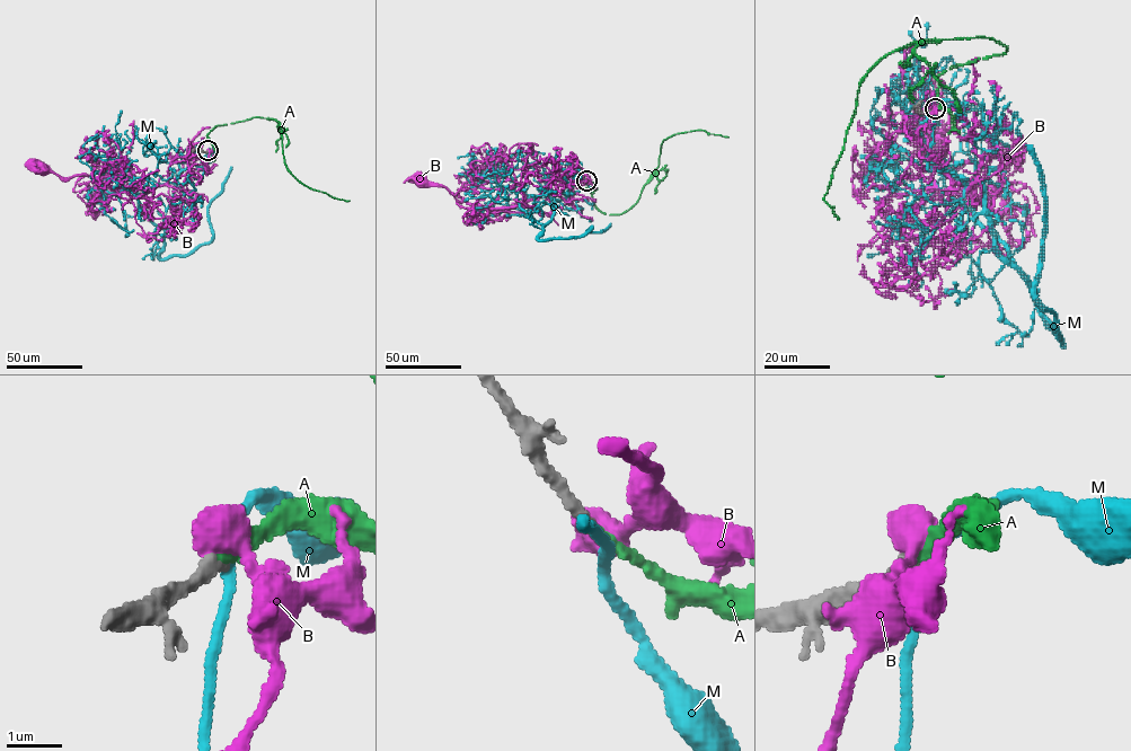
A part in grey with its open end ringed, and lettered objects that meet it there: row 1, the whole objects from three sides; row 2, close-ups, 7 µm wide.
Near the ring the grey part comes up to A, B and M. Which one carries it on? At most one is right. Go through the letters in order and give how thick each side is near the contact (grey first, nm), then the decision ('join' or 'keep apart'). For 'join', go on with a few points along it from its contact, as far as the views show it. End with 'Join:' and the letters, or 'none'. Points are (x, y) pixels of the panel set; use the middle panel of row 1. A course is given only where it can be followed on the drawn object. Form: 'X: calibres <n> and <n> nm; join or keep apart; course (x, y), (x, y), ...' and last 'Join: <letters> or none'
A: calibres 240 and 200 nm; join; course (586, 180), (594, 184), (585, 183), (598, 210), (624, 213), (657, 165), (663, 140), (703, 130), (729, 137)
B: calibres 240 and 650 nm; keep apart
M: calibres 190 and 190 nm; keep apart
Join: A

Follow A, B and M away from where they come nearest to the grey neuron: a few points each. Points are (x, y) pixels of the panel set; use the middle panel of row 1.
A: (586, 180), (594, 184), (585, 183), (598, 210), (624, 213), (657, 165), (663, 140), (703, 130), (729, 137)
B: (586, 180), (582, 168), (553, 170), (547, 187), (532, 199), (491, 208), (467, 203), (422, 179)
M: (586, 182), (571, 182), (540, 224), (513, 191), (478, 184), (512, 169)

